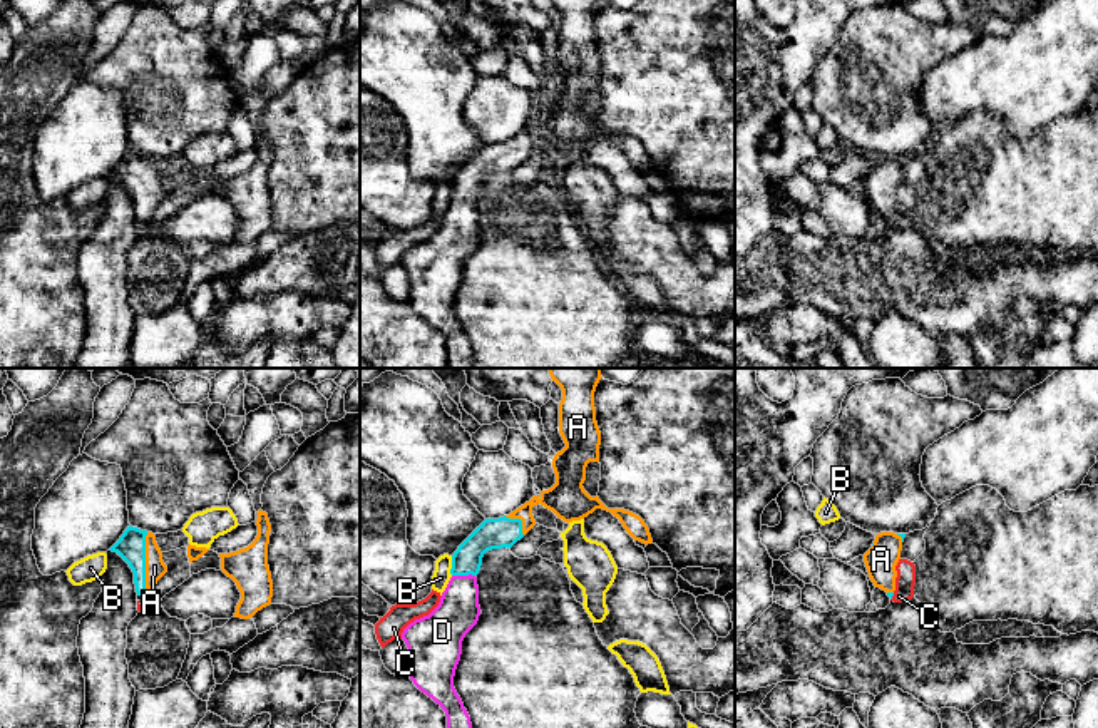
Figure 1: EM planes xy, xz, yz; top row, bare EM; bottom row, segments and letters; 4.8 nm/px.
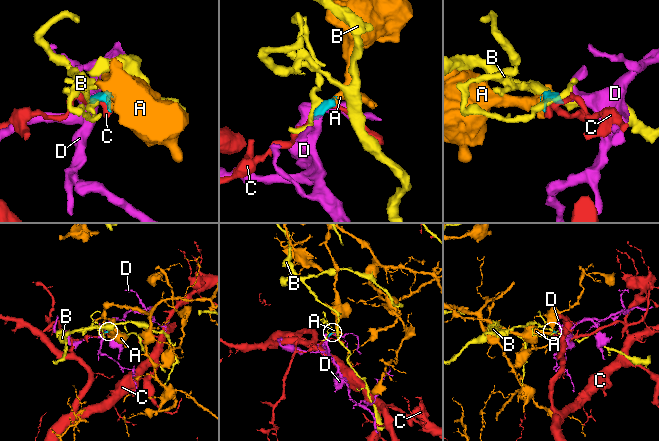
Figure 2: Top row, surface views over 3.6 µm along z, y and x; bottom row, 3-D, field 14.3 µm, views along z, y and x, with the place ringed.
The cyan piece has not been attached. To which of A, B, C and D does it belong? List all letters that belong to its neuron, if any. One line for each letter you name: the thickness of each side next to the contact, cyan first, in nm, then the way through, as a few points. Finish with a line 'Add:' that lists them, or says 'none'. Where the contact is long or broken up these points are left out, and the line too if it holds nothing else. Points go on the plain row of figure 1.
A: Thickness 140 nm (cyan) against 100 nm. Path across: xy (131, 171), (144, 188), (154, 191)
D: Thickness 140 nm (cyan) against 200 nm. Path across: xz (491, 159), (467, 183), (462, 199), (457, 238)
Add: A, D

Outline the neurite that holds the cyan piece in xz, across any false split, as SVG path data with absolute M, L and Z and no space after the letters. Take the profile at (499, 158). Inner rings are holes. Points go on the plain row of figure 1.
M551 0L562 15L559 28L559 59L566 72L552 84L556 109L534 120L529 127L499 144L485 144L454 177L450 206L442 218L439 231L420 244L410 248L403 258L410 278L408 301L413 310L432 323L447 341L447 368L472 368L472 348L460 321L454 313L454 301L462 279L462 266L465 259L477 249L480 241L477 199L482 191L482 182L487 176L512 172L521 166L534 151L532 132L541 129L552 136L564 147L581 146L593 139L596 134L611 137L619 144L626 157L643 169L651 169L651 159L644 146L624 134L608 134L599 122L591 122L582 109L586 105L586 92L589 87L599 87L601 57L596 47L594 17L603 3L601 0Z

